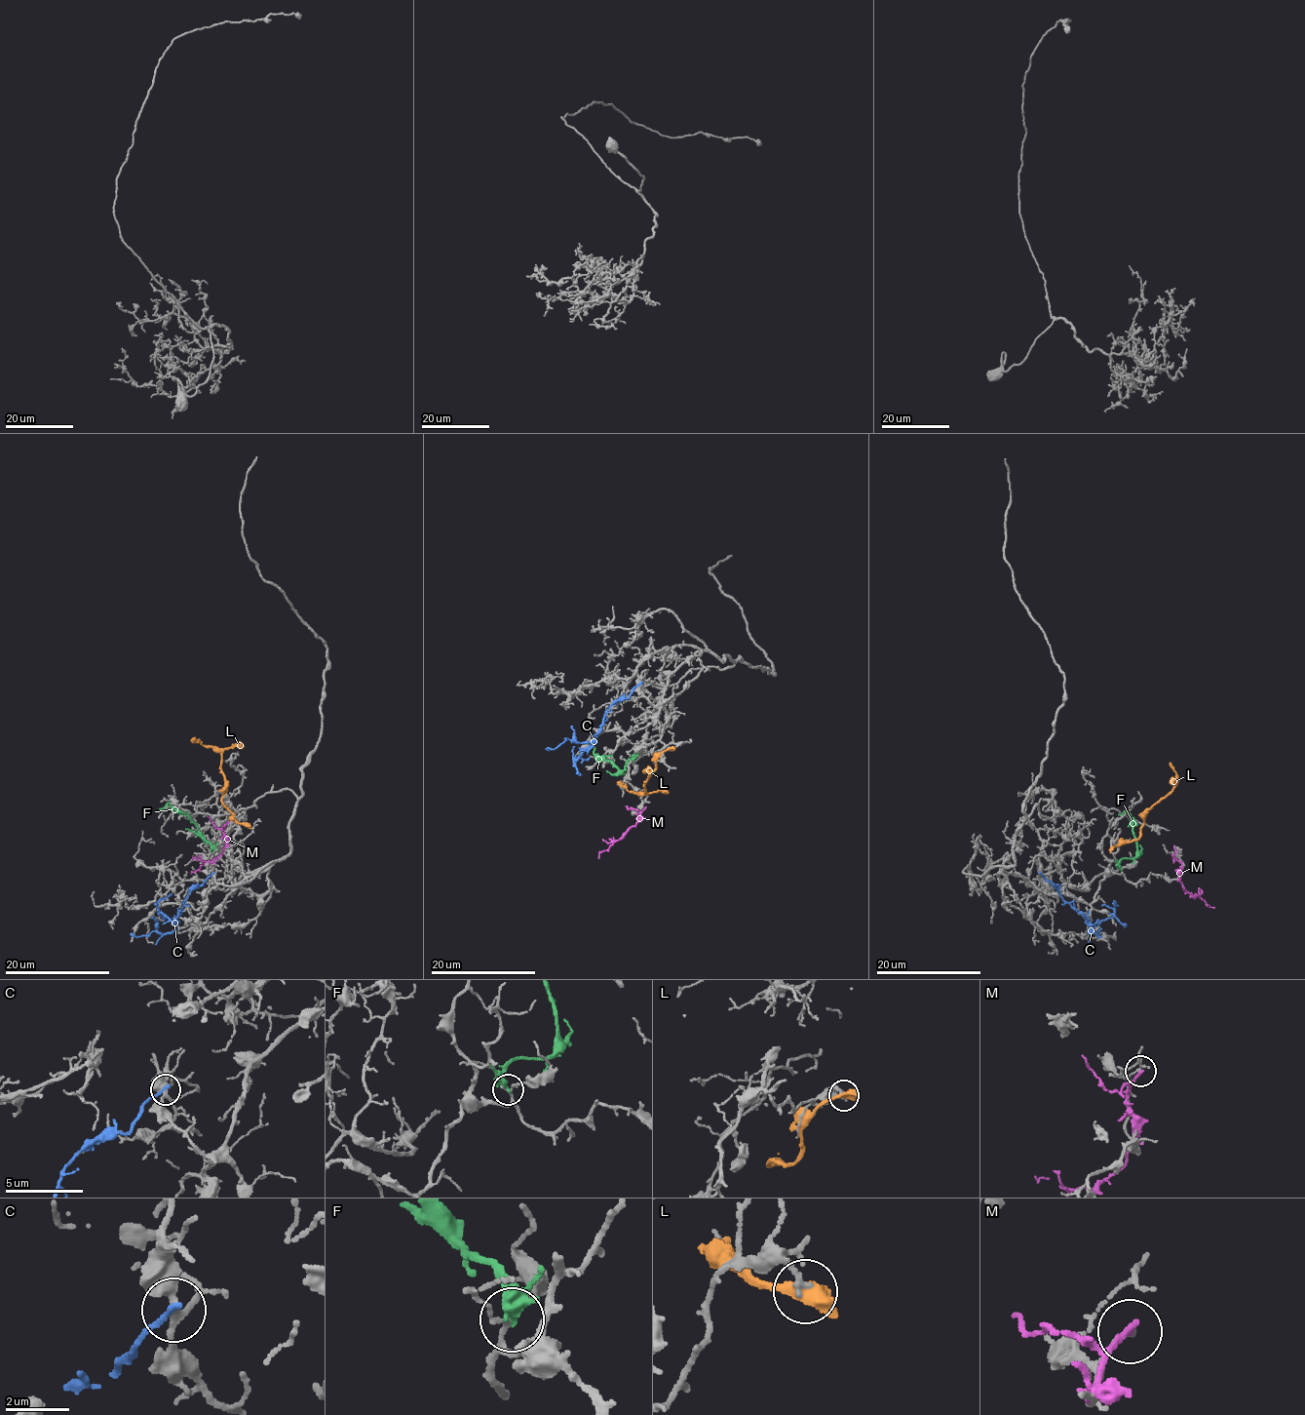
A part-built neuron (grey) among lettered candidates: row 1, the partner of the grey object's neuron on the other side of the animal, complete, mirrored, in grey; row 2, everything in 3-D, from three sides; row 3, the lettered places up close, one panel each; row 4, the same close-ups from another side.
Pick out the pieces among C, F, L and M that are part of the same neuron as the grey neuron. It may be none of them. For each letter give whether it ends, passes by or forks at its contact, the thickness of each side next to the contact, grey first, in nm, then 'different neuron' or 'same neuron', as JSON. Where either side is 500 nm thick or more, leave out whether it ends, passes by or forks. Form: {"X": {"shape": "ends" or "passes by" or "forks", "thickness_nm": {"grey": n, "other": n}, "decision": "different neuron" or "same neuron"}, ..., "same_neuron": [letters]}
{"C": {"shape": "ends", "thickness_nm": {"grey": 280, "other": 200}, "decision": "different neuron"}, "F": {"shape": "ends", "thickness_nm": {"grey": 140, "other": 380}, "decision": "different neuron"}, "L": {"thickness_nm": {"grey": 200, "other": 500}, "decision": "different neuron"}, "M": {"shape": "ends", "thickness_nm": {"grey": 140, "other": 220}, "decision": "different neuron"}, "same_neuron": []}

